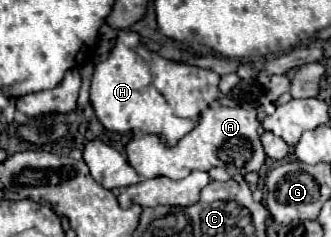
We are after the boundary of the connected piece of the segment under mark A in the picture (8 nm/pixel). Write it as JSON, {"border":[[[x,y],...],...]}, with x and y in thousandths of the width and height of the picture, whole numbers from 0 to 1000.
{"border":[[[644,443],[625,451],[589,527],[583,553],[571,553],[535,612],[511,620],[498,578],[444,561],[444,570],[408,570],[378,612],[378,654],[390,696],[420,730],[426,755],[456,747],[517,747],[517,755],[553,755],[577,722],[631,722],[644,705],[686,713],[692,738],[740,738],[752,722],[782,722],[801,688],[801,637],[782,595],[776,561],[782,511],[770,460],[734,460],[734,451],[674,451]]]}

